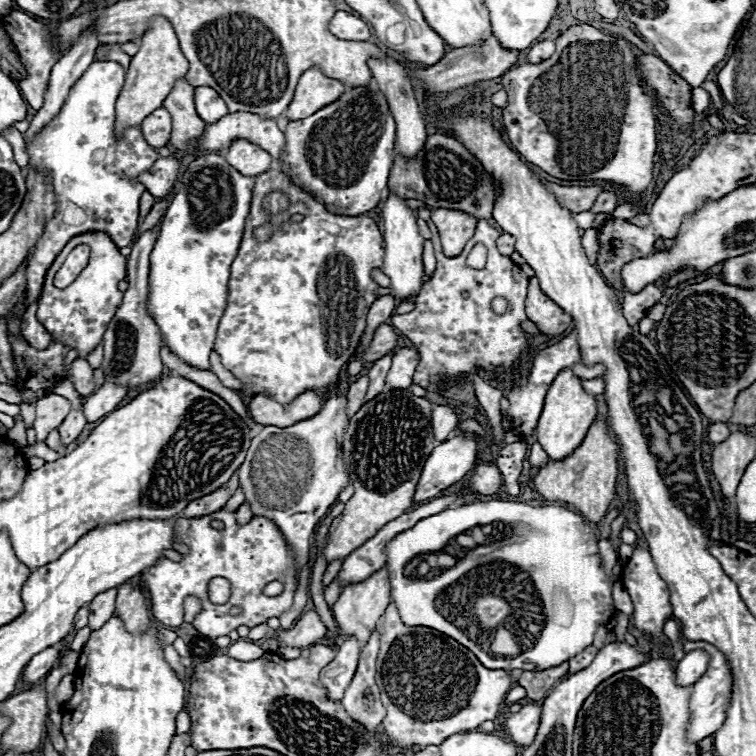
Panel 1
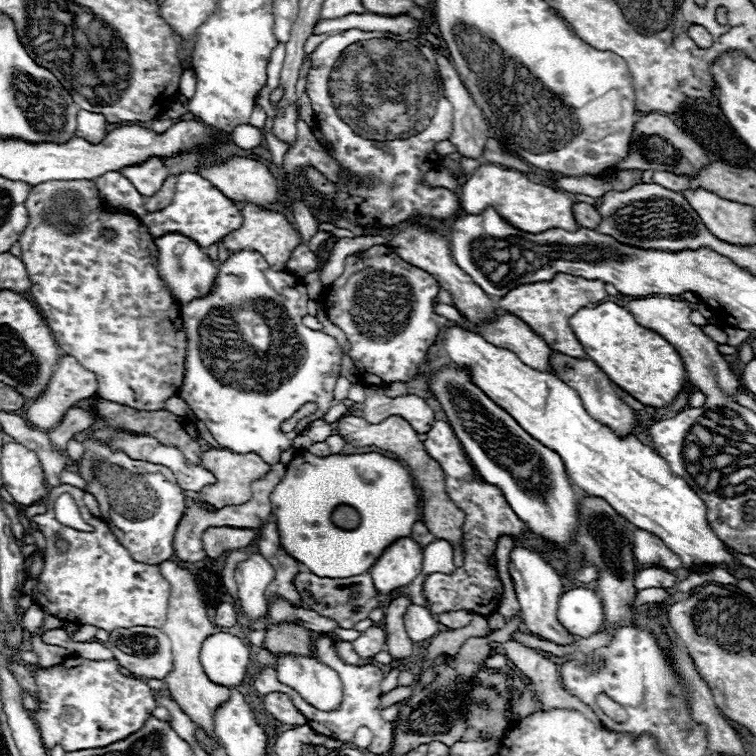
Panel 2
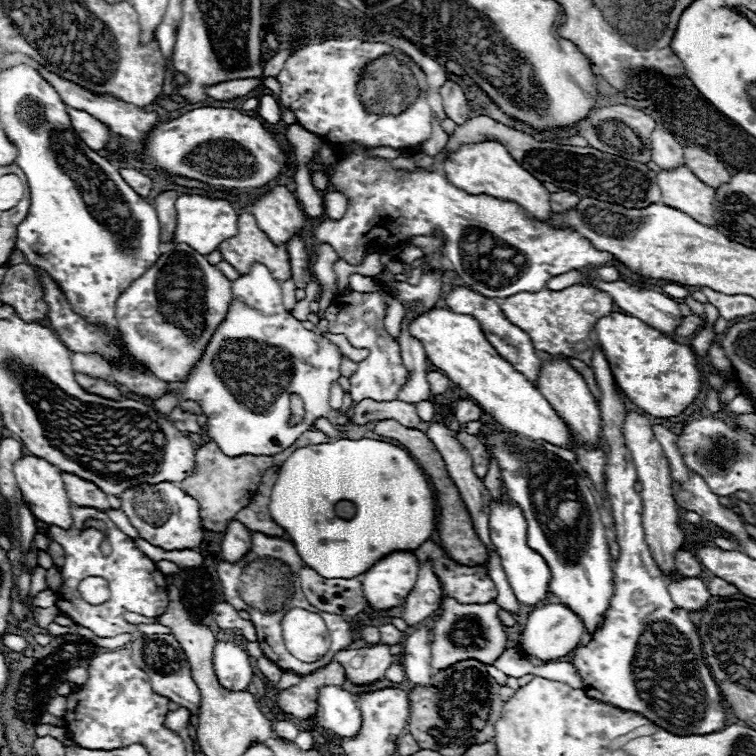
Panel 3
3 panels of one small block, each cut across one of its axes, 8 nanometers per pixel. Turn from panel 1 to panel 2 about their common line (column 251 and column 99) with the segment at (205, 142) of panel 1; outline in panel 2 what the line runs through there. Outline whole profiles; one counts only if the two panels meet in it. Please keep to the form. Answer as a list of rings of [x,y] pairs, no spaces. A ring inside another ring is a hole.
[[[80,110],[78,112],[78,128],[76,128],[76,136],[84,138],[86,142],[100,142],[106,134],[108,134],[108,122],[104,120],[102,114],[98,112],[88,112],[88,110]]]

